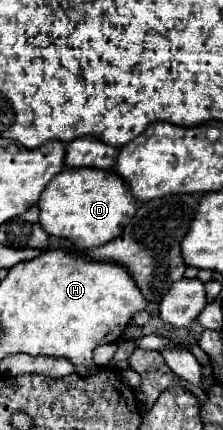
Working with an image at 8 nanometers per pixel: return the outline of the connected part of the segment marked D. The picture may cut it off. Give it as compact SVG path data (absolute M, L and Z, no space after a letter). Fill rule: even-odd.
M64 168L42 192L38 200L40 224L50 236L66 238L82 250L102 246L130 222L138 210L138 200L130 194L130 186L112 170L98 168Z

